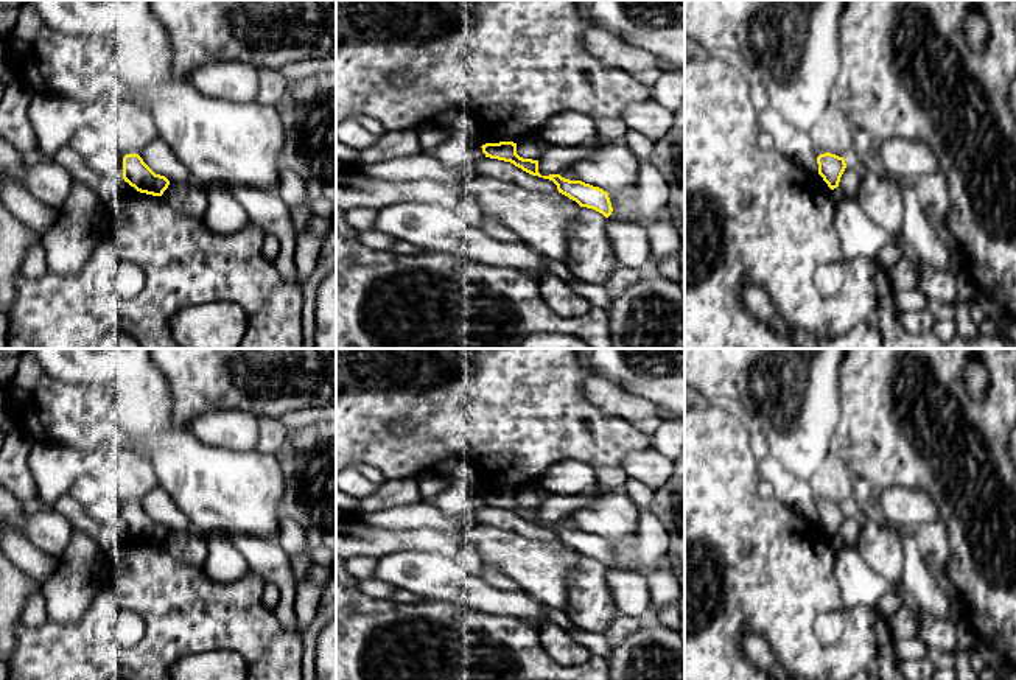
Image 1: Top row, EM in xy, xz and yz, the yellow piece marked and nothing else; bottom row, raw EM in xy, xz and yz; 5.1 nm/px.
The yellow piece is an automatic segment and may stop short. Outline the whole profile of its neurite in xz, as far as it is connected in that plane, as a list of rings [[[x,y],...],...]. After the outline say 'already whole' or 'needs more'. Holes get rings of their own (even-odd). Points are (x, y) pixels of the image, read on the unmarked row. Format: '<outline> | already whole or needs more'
[[[513,490],[485,492],[481,496],[485,506],[510,510],[532,524],[552,529],[557,534],[559,542],[576,549],[580,556],[593,557],[605,566],[613,560],[607,540],[582,529],[565,528],[560,523],[541,524],[538,521],[538,509],[520,506],[517,503],[517,492]]] | already whole

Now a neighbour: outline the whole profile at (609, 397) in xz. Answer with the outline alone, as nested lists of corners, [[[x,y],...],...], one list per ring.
[[[596,375],[587,380],[583,391],[587,400],[602,412],[615,419],[624,419],[643,431],[649,439],[647,448],[655,450],[653,434],[663,422],[652,403]]]

